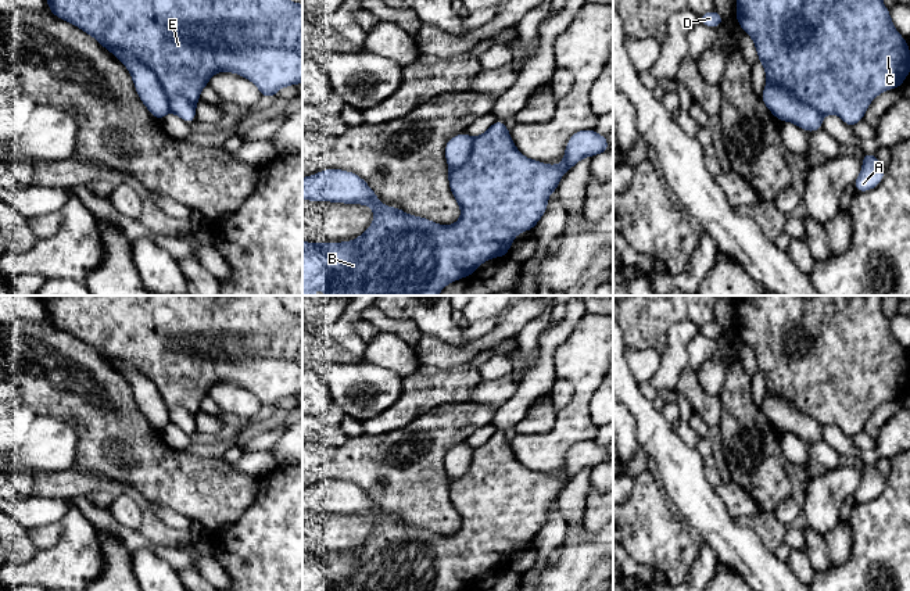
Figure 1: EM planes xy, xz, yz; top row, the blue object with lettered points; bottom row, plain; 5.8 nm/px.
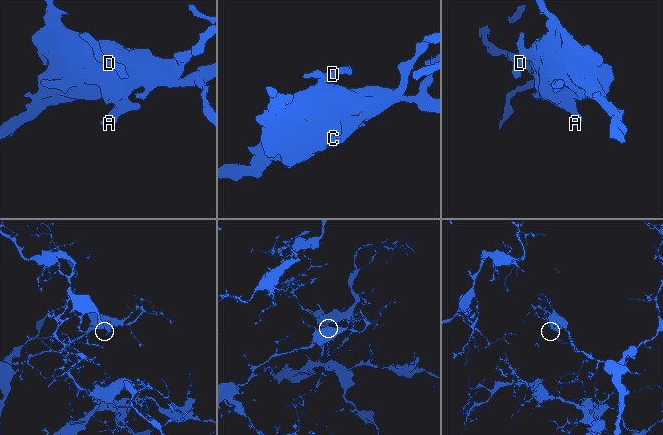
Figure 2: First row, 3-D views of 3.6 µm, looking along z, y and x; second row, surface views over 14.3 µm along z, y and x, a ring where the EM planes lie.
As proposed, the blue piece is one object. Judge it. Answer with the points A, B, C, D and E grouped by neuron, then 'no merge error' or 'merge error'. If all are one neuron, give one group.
A B C D E | no merge error

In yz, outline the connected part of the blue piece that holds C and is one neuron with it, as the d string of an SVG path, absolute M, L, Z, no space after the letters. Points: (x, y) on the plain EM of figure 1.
M738 296L735 330L753 350L764 377L767 393L762 412L778 431L792 433L809 444L823 440L823 427L830 425L855 437L877 406L902 398L910 383L909 352L896 341L882 314L882 296Z

